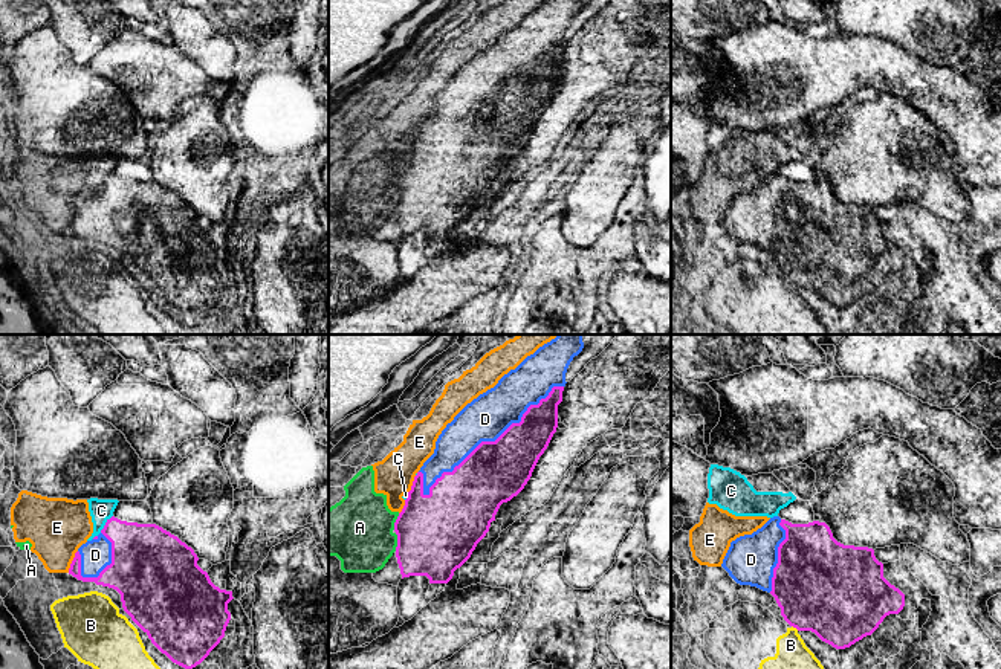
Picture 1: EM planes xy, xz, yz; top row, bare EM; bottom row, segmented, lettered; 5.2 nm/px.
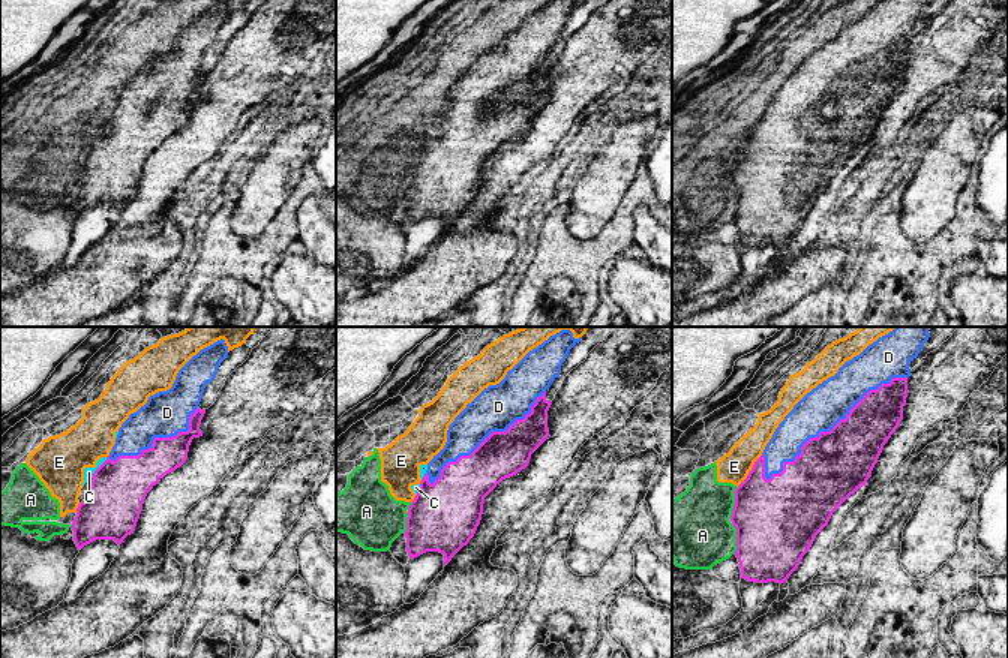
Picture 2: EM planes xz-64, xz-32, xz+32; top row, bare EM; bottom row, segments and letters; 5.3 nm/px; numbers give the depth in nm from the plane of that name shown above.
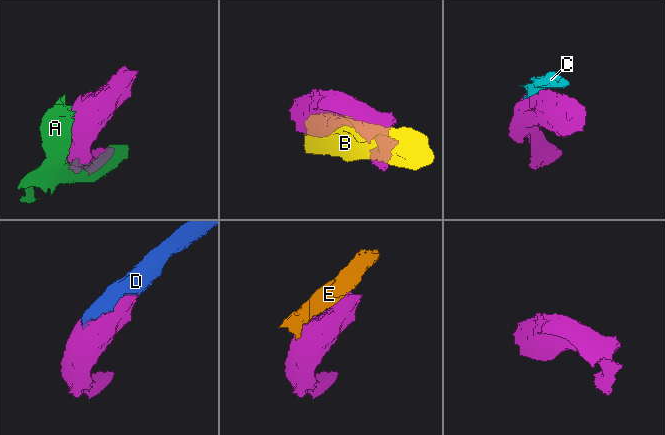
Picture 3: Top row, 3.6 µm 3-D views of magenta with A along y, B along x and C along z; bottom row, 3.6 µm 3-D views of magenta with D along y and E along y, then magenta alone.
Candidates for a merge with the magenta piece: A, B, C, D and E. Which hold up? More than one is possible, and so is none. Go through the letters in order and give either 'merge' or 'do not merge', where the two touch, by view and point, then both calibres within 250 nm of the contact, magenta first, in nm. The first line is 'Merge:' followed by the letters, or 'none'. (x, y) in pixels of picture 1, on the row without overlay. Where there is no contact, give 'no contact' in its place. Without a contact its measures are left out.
Merge: D
A: do not merge; meets magenta in xz at (398, 200); 420 nm thick on the magenta side, 360 nm on the other
B: do not merge; meets magenta in yz at (795, 284); 480 nm thick on the magenta side, 280 nm on the other
C: do not merge; meets magenta in xy at (106, 182); 340 nm thick on the magenta side, 120 nm on the other
D: merge; meets magenta in xz at (492, 100); 320 nm thick on the magenta side, 240 nm on the other
E: do not merge; meets magenta in xy at (72, 219); 140 nm thick on the magenta side, 320 nm on the other

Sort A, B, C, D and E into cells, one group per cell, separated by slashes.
A C E / B / D

